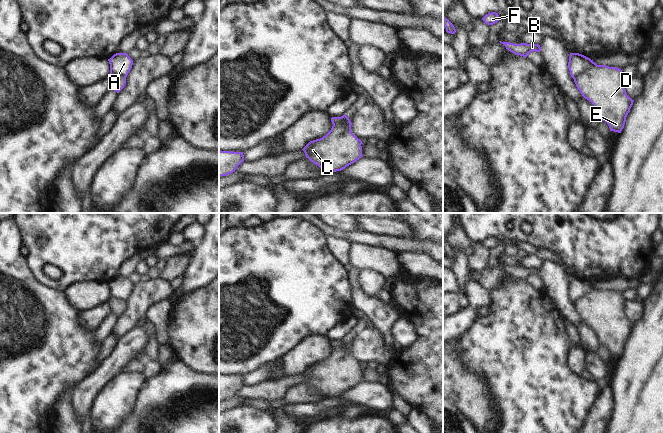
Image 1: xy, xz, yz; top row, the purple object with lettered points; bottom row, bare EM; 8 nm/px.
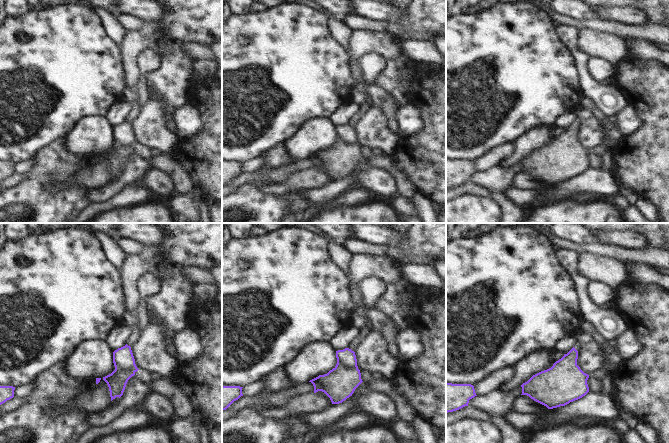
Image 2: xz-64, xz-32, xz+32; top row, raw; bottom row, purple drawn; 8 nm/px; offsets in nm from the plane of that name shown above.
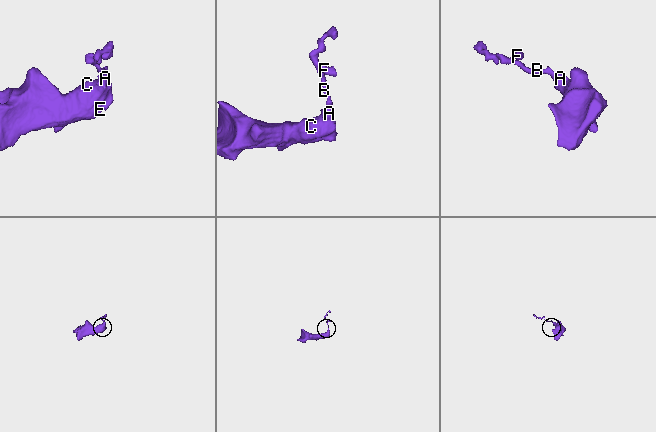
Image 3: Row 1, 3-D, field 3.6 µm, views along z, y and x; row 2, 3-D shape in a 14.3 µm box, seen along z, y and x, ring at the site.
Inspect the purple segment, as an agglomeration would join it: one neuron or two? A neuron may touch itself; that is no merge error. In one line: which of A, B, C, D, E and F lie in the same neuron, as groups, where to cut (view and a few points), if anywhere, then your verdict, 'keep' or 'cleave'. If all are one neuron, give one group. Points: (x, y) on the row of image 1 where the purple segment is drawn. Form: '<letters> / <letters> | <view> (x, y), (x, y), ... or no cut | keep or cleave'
A B F / C D E | yz (594, 62), (574, 79) | cleave

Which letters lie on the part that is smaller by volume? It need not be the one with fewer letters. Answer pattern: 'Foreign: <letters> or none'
Foreign: A, B, F

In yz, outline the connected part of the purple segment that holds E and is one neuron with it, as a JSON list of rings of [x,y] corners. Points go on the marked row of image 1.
[[[592,66],[574,79],[582,96],[589,100],[610,131],[621,133],[634,100],[625,91],[625,75],[617,67]]]

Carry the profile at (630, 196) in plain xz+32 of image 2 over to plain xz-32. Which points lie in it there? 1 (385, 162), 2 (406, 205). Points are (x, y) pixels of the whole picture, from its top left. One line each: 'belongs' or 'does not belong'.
1: belongs
2: does not belong

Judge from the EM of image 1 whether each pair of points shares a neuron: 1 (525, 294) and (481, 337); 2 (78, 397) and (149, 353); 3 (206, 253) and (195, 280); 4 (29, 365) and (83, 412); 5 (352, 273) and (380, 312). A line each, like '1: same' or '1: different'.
1: same
2: different
3: same
4: different
5: same

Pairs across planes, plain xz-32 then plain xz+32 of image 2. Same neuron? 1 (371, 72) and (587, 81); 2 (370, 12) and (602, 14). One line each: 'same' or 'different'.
1: different
2: same

